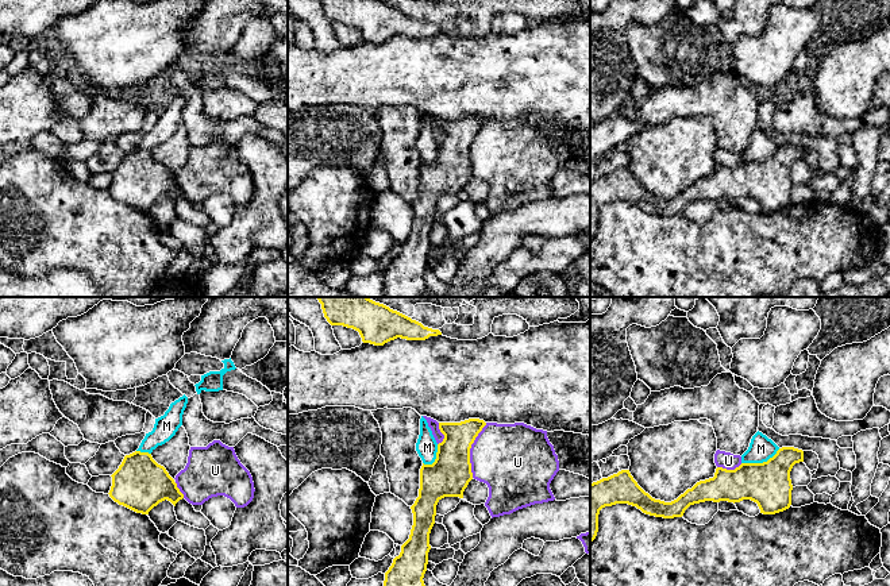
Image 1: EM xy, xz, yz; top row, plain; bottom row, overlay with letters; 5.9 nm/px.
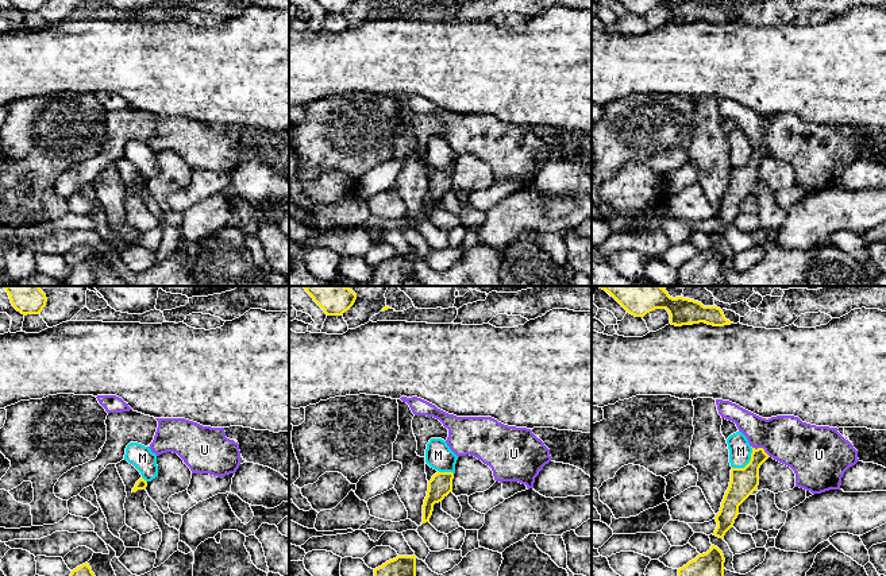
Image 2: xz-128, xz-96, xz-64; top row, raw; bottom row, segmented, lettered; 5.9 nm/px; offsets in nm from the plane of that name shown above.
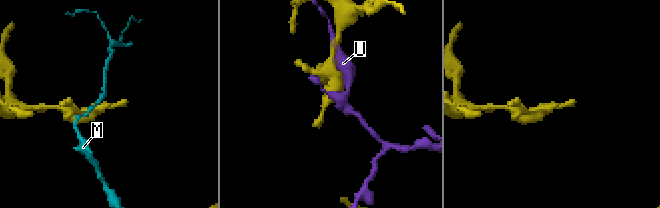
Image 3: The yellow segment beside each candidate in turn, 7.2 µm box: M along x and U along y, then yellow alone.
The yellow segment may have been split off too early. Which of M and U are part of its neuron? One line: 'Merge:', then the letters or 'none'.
Merge: none

